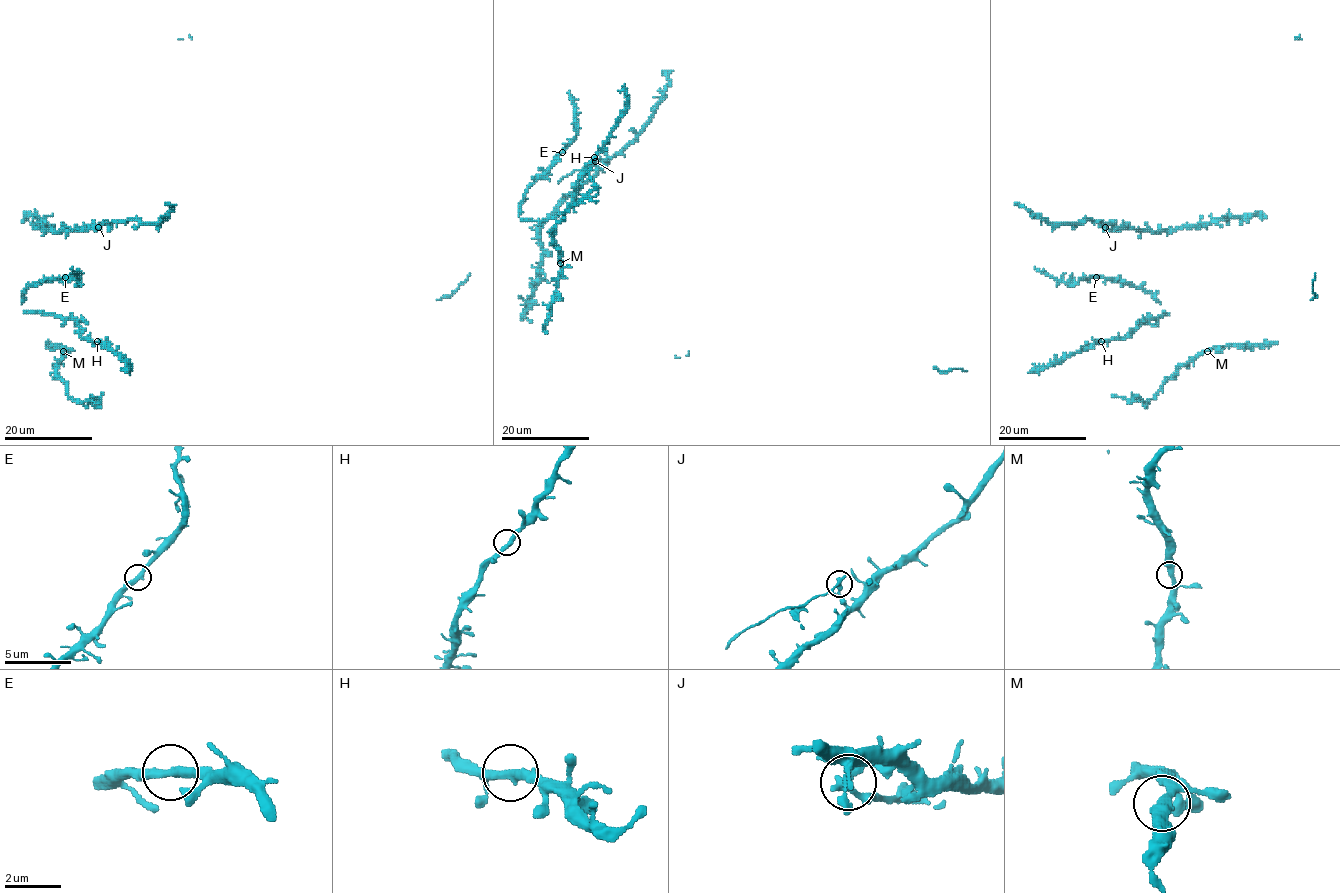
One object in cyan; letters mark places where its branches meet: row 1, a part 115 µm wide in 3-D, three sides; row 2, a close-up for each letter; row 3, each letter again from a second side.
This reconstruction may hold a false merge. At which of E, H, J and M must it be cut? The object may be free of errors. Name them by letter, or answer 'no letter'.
J

